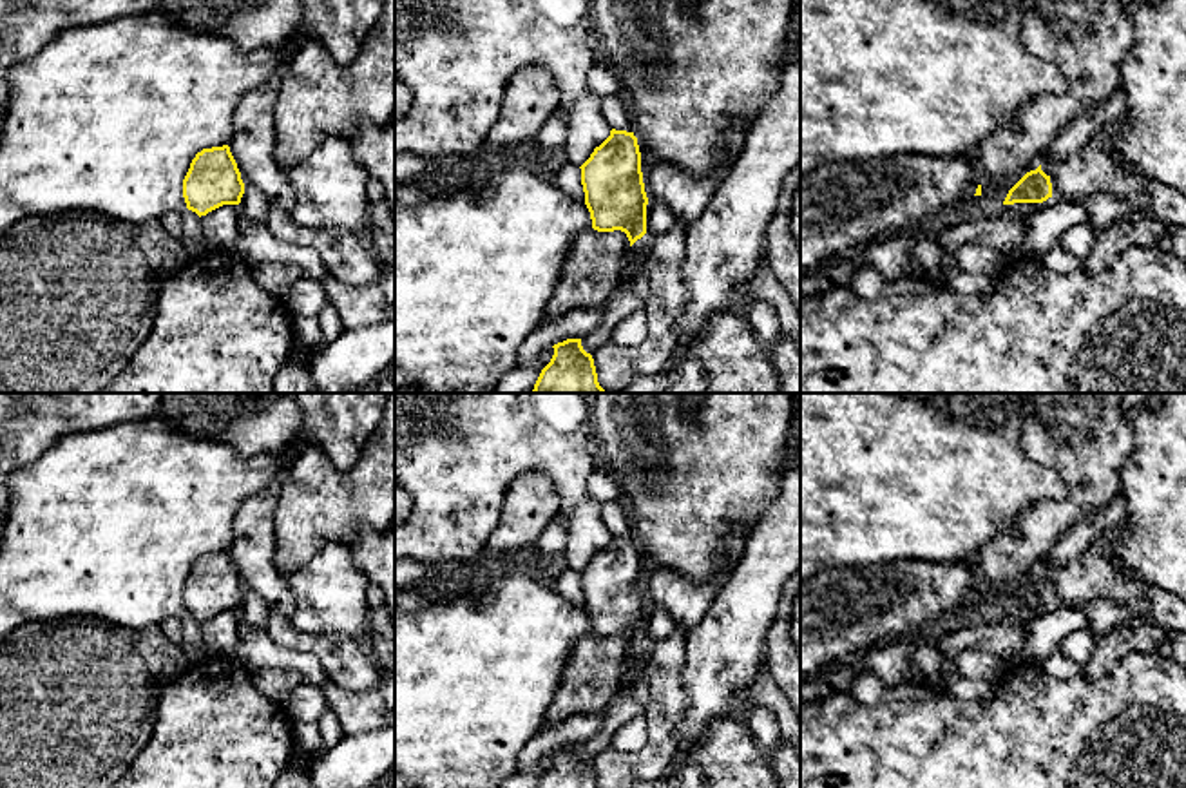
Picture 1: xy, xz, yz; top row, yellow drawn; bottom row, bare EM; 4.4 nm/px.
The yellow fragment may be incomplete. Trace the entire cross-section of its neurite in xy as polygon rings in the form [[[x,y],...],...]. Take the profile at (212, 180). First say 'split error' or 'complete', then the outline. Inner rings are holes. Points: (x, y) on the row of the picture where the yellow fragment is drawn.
complete; [[[228,145],[196,154],[183,179],[187,208],[199,217],[223,205],[239,205],[244,183]]]

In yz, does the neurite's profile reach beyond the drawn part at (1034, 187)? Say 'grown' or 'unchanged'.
unchanged

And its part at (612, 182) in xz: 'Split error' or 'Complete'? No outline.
Complete

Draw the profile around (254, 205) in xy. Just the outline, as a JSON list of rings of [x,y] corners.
[[[244,185],[244,194],[241,197],[239,208],[241,216],[250,223],[263,225],[270,210],[270,203],[255,187]]]

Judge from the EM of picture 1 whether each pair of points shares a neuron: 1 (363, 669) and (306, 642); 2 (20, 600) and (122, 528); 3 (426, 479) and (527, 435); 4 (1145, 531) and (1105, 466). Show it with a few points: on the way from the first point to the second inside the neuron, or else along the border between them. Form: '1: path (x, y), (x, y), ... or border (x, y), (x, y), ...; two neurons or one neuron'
1: path (348, 663), (341, 656), (332, 656), (321, 645); one neuron
2: path (46, 575), (96, 528); one neuron
3: path (451, 453), (468, 437), (502, 437); one neuron
4: border (1134, 448), (1121, 468), (1119, 490), (1116, 493); two neurons

